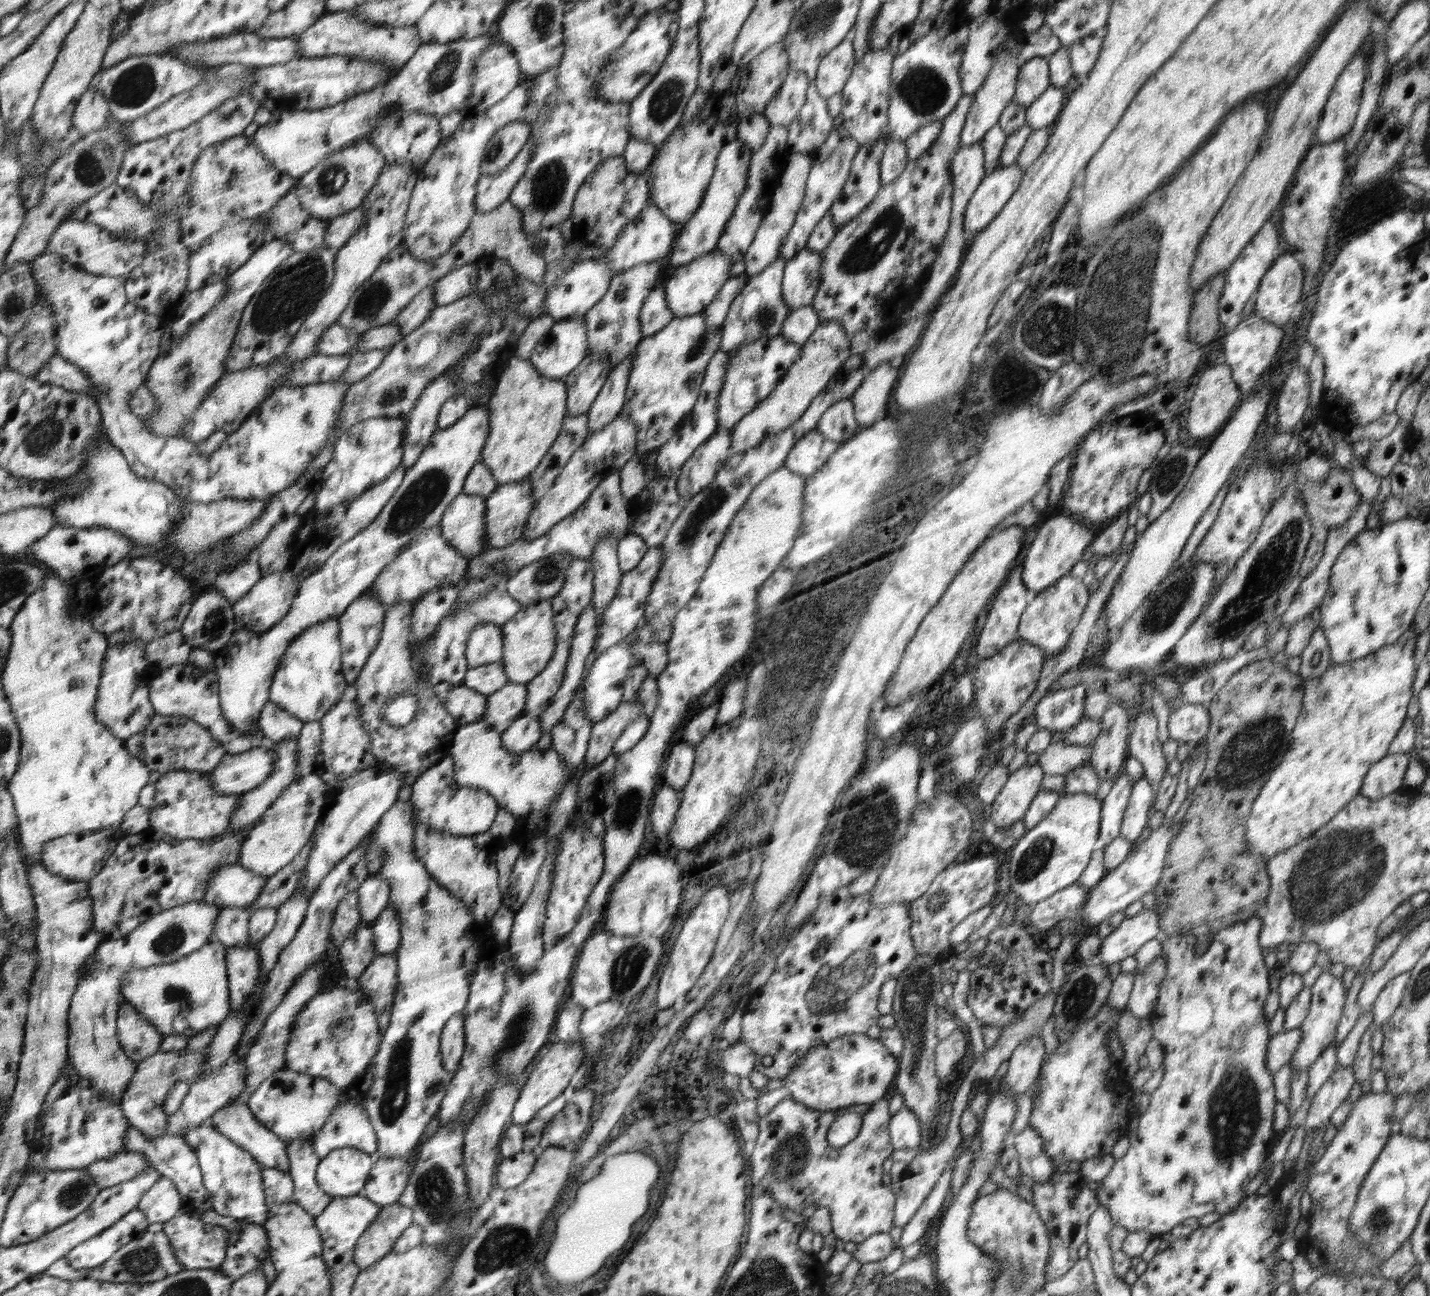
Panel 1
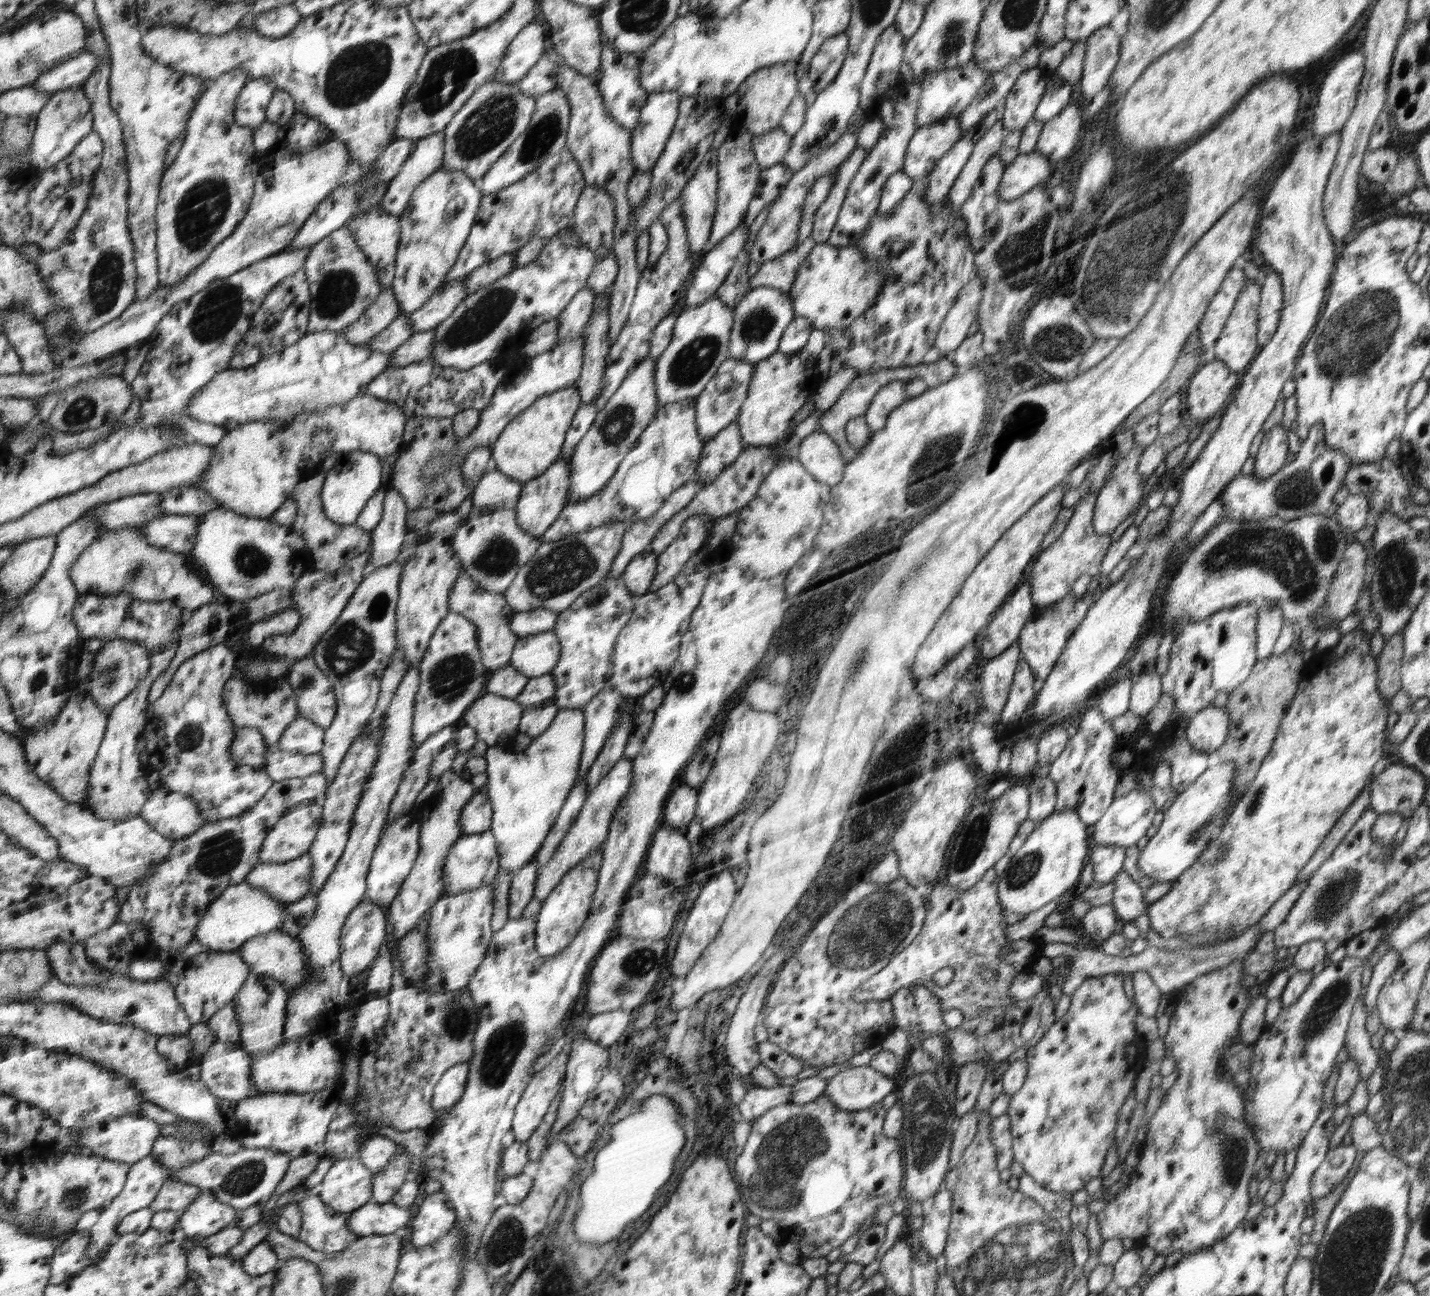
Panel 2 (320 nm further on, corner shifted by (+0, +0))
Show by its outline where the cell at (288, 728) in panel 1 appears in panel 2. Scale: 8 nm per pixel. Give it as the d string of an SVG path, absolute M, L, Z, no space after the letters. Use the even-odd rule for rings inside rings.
M298 716L289 724L274 748L306 755L319 753L323 747L324 731L311 720Z

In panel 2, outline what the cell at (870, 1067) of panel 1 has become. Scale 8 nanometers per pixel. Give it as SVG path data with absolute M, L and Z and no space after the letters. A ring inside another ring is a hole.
M848 1065L827 1080L823 1095L842 1110L857 1111L880 1103L890 1092L896 1091L898 1085L898 1078L888 1077L869 1065Z

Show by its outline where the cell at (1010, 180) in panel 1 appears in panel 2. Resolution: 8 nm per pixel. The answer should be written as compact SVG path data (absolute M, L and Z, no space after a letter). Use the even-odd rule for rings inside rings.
M1038 151L1019 154L1006 168L999 184L999 197L1003 201L1023 199L1035 186L1050 180L1054 164Z

